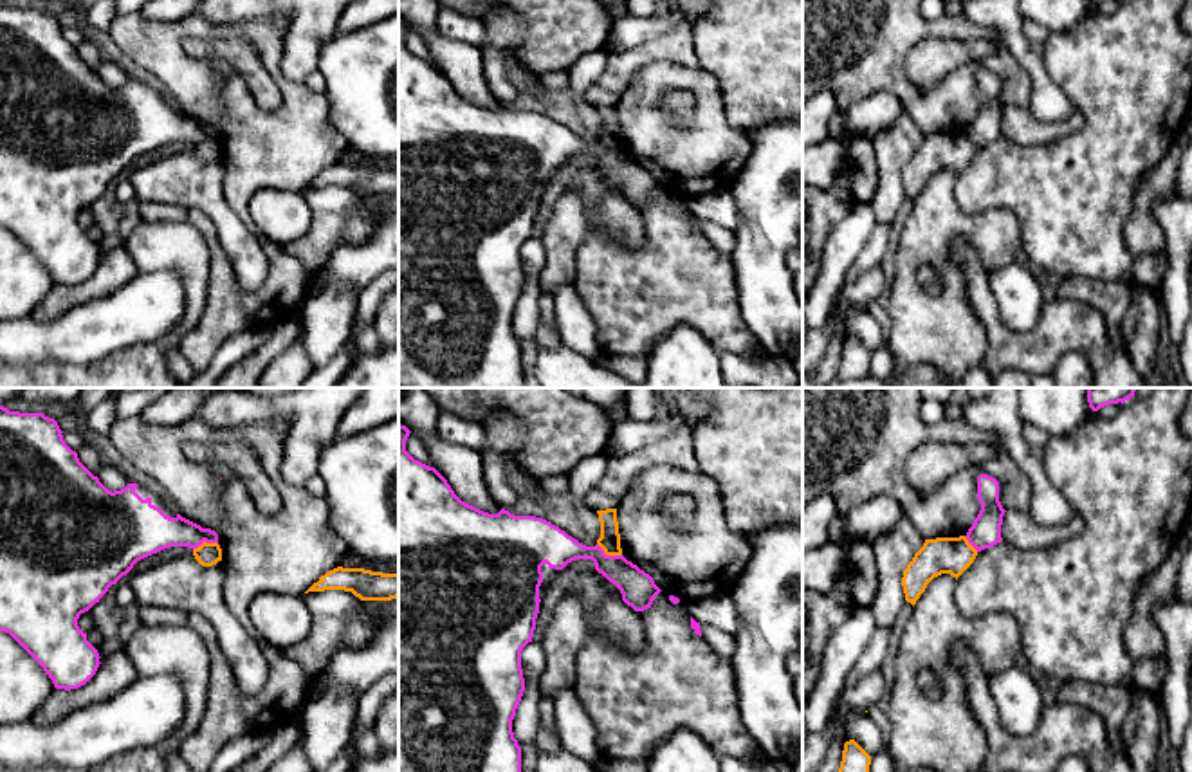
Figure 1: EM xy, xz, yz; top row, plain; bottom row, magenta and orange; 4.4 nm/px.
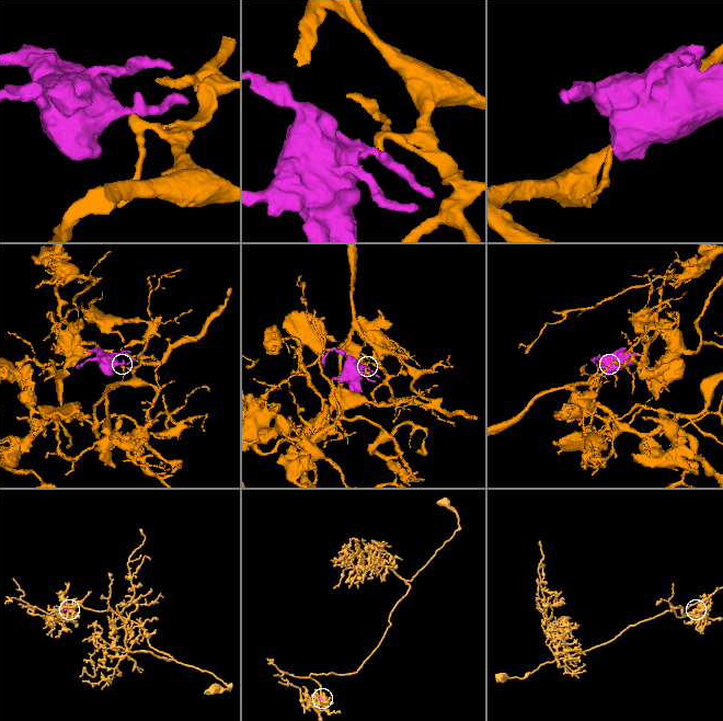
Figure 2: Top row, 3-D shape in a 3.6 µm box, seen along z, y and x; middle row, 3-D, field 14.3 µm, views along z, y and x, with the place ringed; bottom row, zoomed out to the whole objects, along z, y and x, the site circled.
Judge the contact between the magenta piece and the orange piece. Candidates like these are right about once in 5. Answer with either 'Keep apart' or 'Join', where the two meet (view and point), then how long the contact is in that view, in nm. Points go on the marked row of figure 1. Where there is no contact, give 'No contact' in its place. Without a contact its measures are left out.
Keep apart. Touches magenta at xz (608, 556). Shared border 130 nm

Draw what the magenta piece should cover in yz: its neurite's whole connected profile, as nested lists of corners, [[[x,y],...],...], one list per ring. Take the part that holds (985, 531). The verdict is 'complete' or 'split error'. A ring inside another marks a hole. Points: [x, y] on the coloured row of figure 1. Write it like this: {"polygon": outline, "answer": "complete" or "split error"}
{"polygon": [[[979,474],[977,500],[981,510],[965,538],[977,552],[981,552],[1003,541],[1001,525],[1006,510],[999,501],[999,482],[988,474]]], "answer": "complete"}

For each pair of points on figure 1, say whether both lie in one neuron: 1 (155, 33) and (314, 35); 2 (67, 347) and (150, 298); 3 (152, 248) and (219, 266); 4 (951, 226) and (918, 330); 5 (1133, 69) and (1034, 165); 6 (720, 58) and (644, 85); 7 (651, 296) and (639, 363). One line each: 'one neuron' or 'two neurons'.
1: two neurons
2: one neuron
3: two neurons
4: one neuron
5: one neuron
6: two neurons
7: two neurons

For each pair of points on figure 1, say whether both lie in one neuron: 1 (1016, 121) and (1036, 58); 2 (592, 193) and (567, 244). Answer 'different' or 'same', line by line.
1: different
2: different

